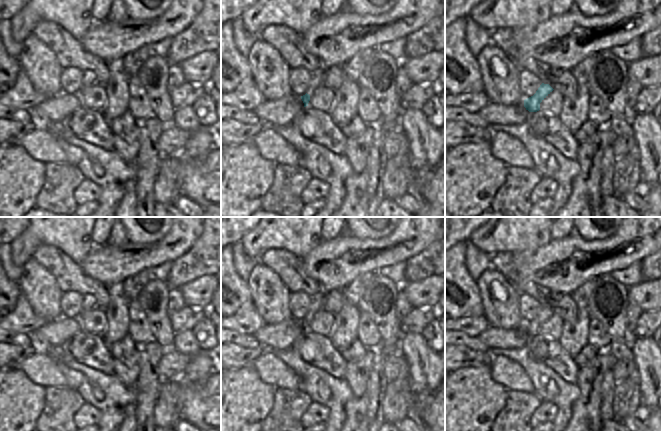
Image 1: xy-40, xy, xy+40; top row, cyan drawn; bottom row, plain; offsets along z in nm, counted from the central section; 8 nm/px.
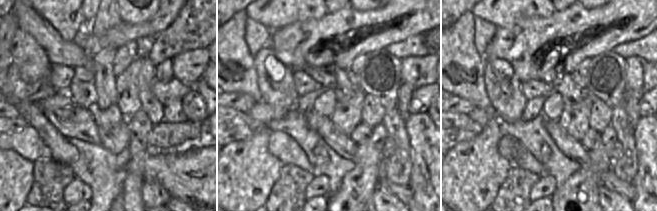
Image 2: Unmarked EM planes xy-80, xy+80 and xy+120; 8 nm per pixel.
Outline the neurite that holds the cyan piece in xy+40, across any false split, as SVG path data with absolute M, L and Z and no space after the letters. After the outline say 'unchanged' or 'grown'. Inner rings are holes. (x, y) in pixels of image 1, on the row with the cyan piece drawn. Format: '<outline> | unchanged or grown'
M542 83L536 93L524 100L524 107L529 112L537 112L540 110L540 103L553 91L554 89L549 84Z | unchanged

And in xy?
M310 72L310 83L308 85L308 91L305 95L301 96L304 107L308 106L310 96L320 85L322 85L322 75L319 72Z | grown

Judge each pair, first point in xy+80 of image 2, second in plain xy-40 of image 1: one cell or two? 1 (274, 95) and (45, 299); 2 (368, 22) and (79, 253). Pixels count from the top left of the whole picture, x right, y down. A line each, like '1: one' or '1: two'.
1: one
2: two

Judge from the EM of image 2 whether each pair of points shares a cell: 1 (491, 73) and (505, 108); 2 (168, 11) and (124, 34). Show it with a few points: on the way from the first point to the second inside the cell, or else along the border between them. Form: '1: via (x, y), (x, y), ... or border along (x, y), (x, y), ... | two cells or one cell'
1: via (495, 82), (502, 90), (505, 99) | one cell
2: via (159, 22), (151, 28), (136, 31) | one cell

